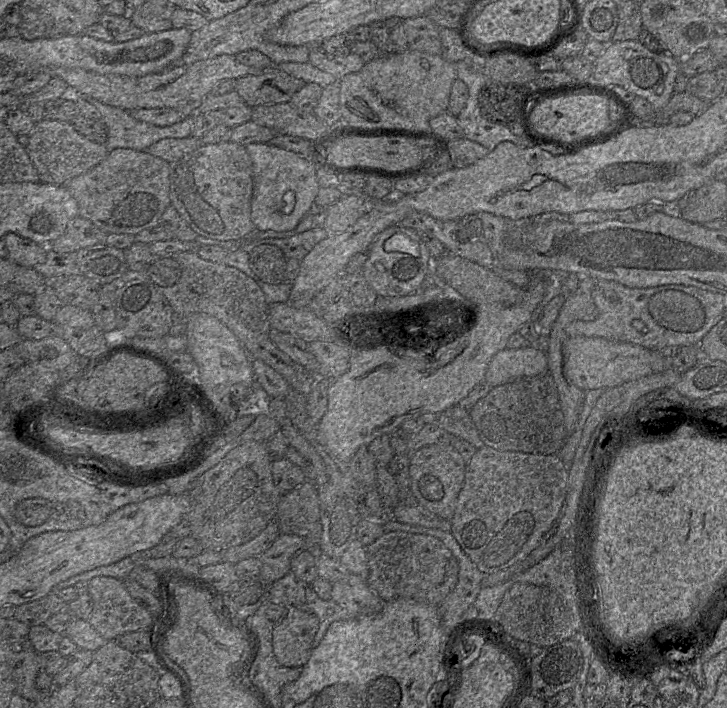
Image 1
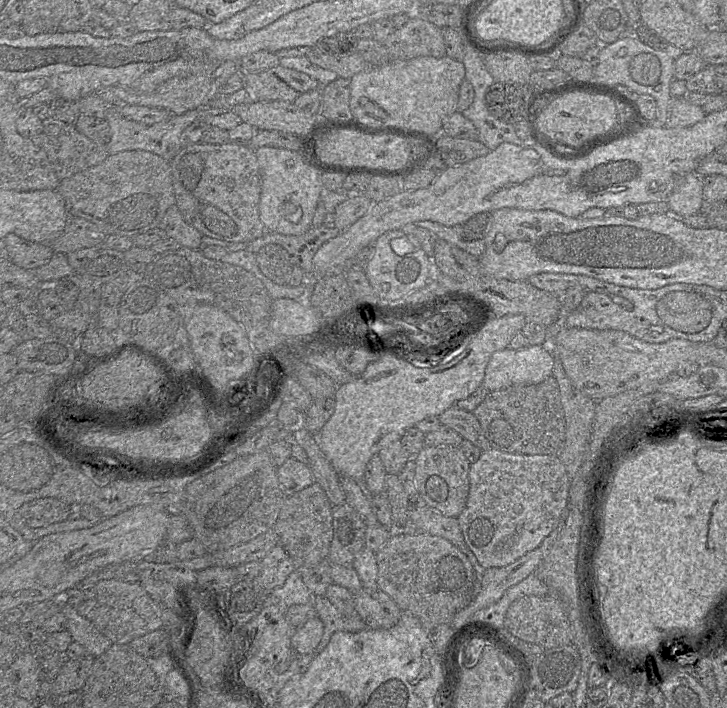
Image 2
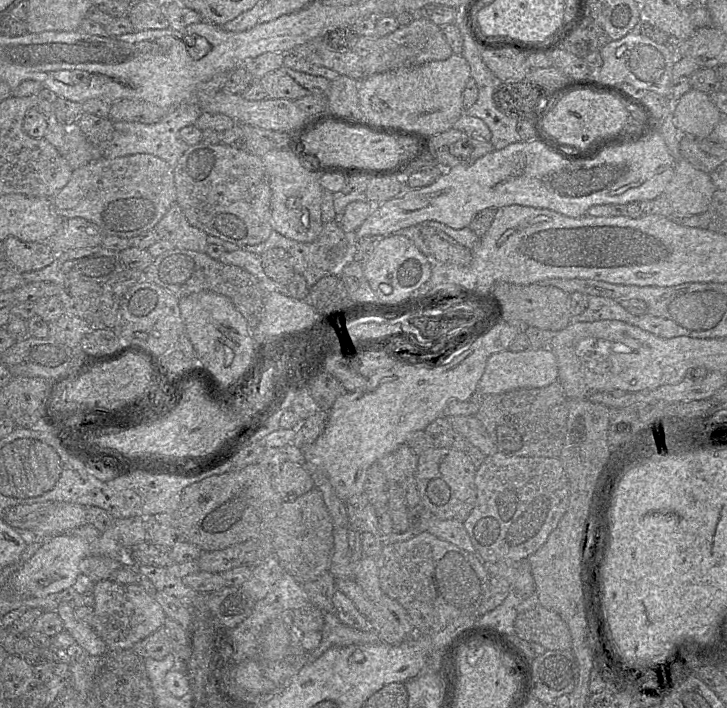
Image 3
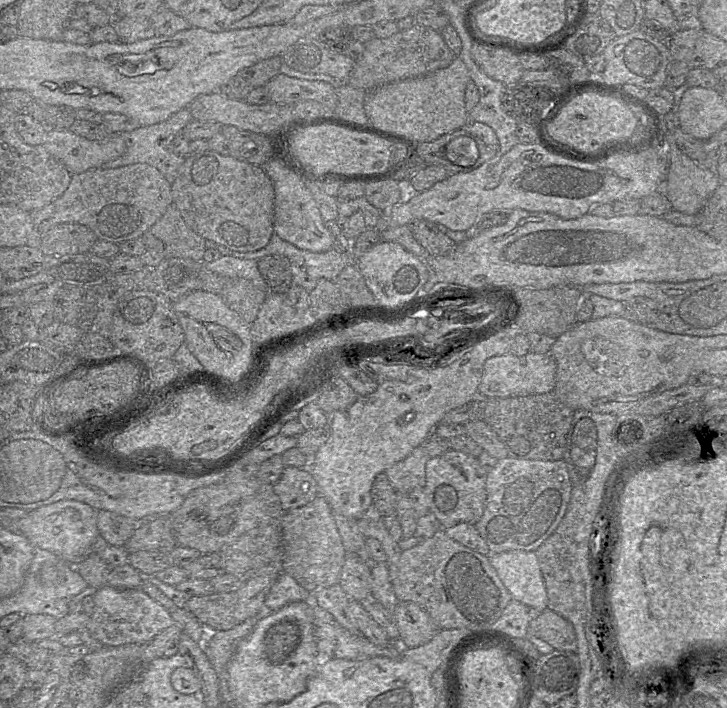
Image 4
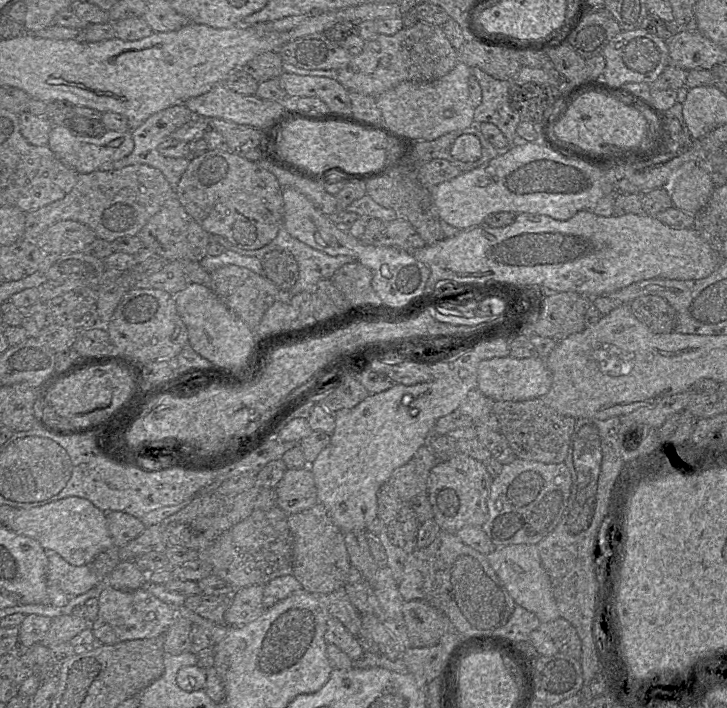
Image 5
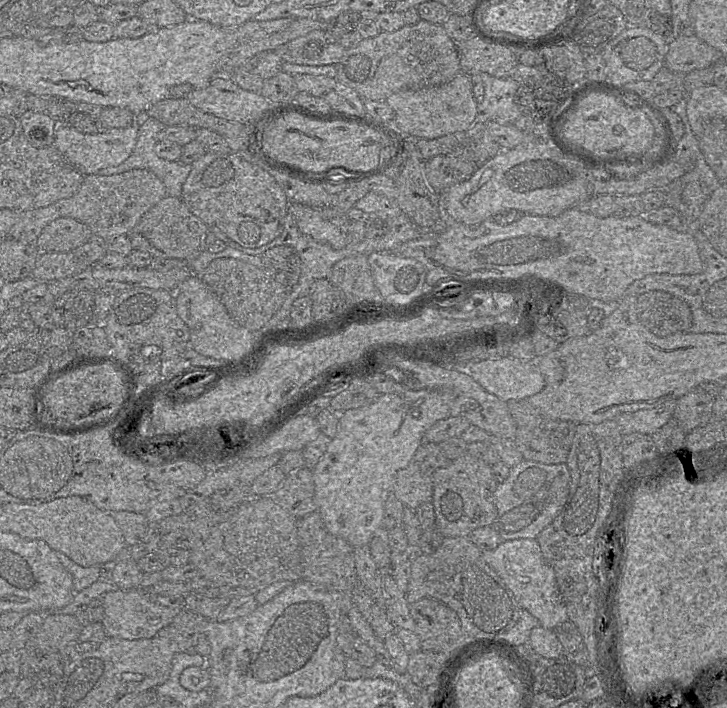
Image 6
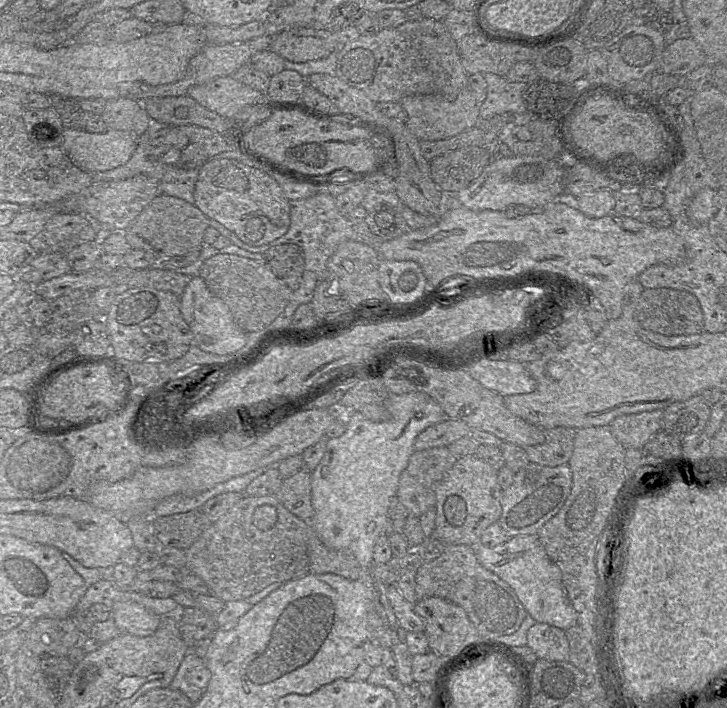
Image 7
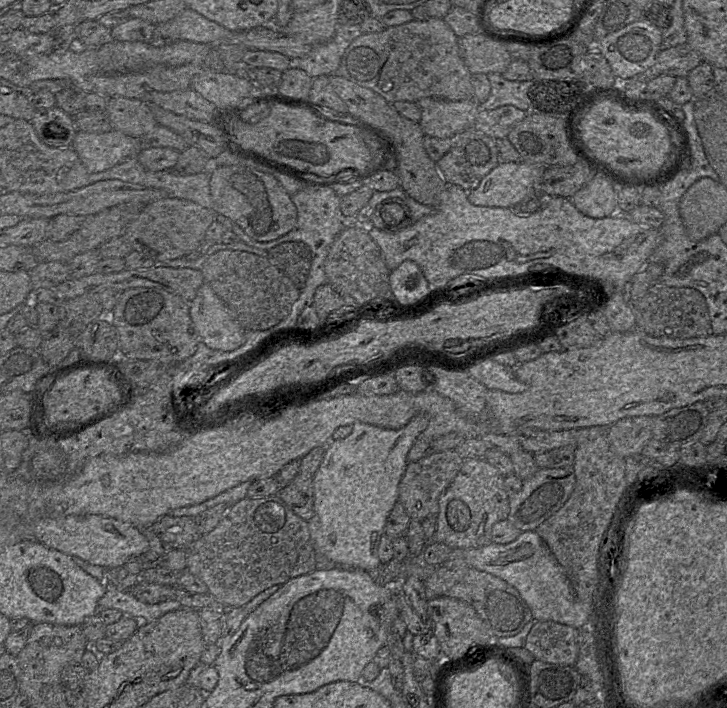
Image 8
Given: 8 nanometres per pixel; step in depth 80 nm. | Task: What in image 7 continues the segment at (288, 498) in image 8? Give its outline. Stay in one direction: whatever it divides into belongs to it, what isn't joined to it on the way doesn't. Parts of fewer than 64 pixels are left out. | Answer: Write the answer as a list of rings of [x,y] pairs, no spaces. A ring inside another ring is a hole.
[[[301,469],[283,480],[276,498],[296,517],[310,521],[314,516],[311,494],[311,472]]]

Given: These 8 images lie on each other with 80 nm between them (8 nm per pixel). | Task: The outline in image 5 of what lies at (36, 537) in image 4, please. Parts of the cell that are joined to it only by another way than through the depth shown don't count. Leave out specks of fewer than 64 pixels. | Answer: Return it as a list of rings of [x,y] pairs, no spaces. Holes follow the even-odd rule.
[[[76,496],[59,499],[43,506],[17,508],[7,528],[38,541],[45,550],[57,552],[74,566],[91,563],[100,552],[113,545],[105,513],[91,501]]]

